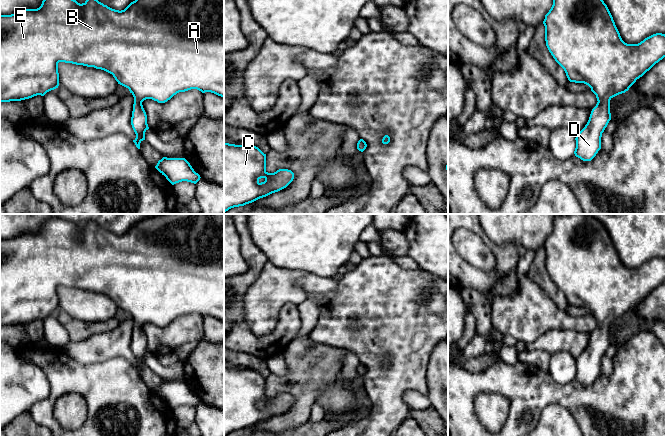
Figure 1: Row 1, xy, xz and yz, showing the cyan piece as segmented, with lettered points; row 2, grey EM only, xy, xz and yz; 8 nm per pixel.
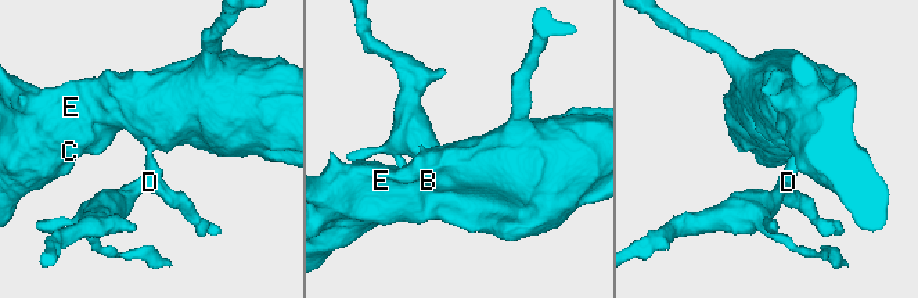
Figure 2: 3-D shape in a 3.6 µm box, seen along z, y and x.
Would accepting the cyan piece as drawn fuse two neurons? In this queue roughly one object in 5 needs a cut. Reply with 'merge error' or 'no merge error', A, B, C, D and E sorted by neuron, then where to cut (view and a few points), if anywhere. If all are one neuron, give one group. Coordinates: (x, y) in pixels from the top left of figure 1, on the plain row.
no merge error; groups A B C D E; cut none

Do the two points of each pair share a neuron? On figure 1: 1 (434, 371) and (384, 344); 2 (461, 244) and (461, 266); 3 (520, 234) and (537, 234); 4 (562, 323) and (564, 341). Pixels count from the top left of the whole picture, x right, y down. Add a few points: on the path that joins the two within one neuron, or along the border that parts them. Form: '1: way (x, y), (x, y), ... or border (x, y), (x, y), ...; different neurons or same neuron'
1: border (436, 345), (431, 352), (427, 365), (427, 391); different neurons
2: border (458, 252), (469, 263), (479, 268); different neurons
3: way (524, 234), (533, 234); same neuron
4: border (586, 332), (548, 330), (540, 335); different neurons

